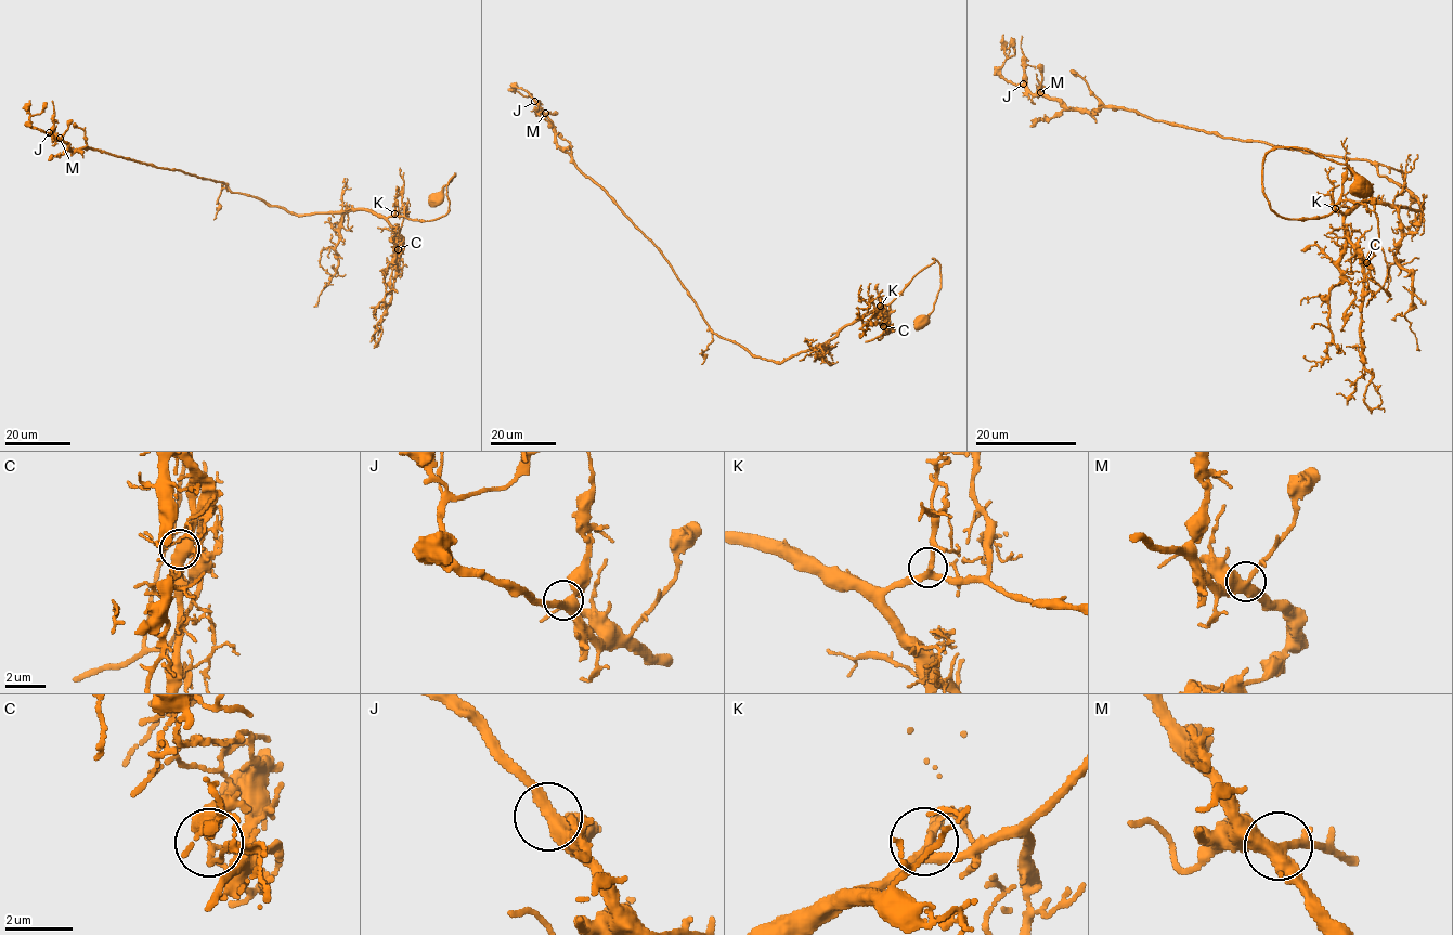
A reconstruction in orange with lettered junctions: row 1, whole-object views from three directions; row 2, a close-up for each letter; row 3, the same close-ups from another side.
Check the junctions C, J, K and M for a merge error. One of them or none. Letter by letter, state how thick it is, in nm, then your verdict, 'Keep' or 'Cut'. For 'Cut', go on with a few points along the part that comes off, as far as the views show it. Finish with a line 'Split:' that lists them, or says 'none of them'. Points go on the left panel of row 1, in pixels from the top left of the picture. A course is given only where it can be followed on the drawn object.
C: Thickness 300 nm. Cut. Course of the part to remove: (398, 249), (400, 258), (392, 265), (409, 206)
J: Thickness 400 nm. Keep
K: Thickness 280 nm. Keep
M: Thickness 400 nm. Keep
Split: C

